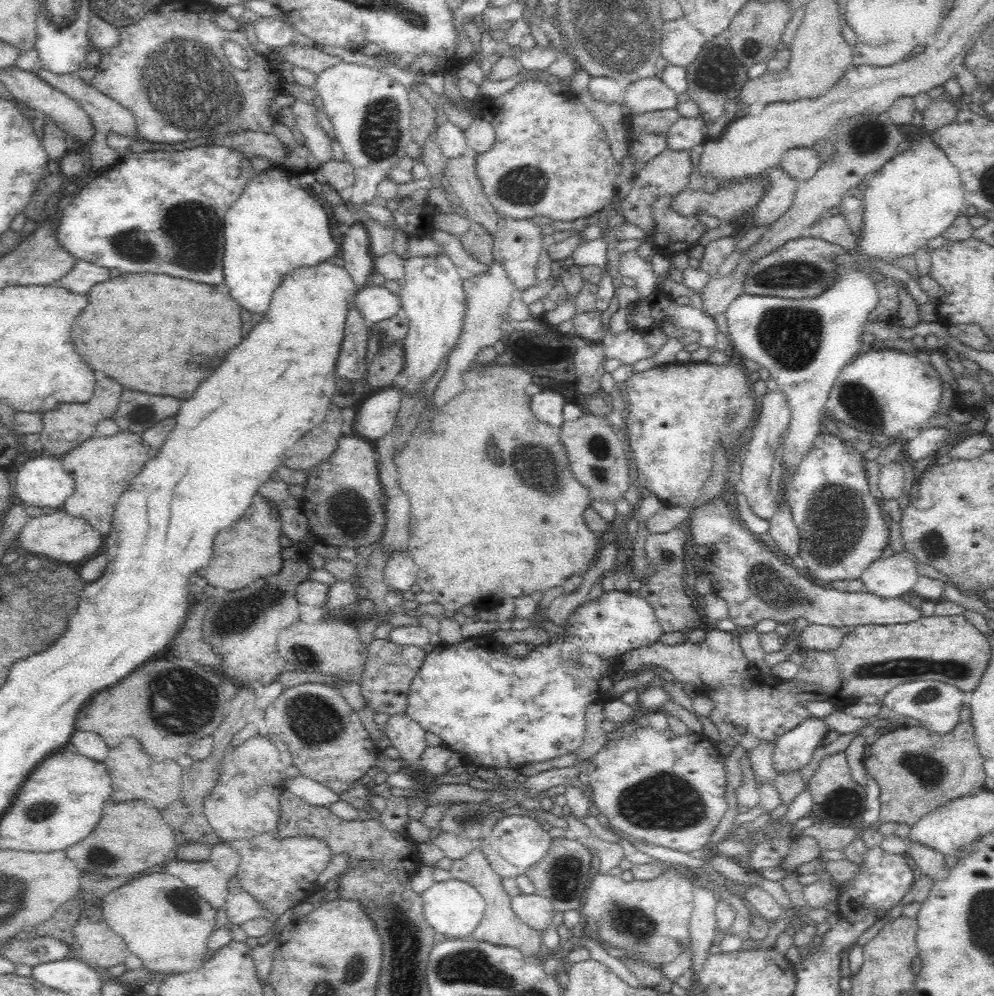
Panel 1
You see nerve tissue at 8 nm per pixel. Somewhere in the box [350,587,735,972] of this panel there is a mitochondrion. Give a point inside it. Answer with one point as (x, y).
(670, 803)

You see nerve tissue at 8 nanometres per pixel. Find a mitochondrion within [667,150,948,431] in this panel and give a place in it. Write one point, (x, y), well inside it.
(792, 335)

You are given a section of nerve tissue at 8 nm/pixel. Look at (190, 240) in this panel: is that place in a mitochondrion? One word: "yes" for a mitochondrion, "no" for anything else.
yes

